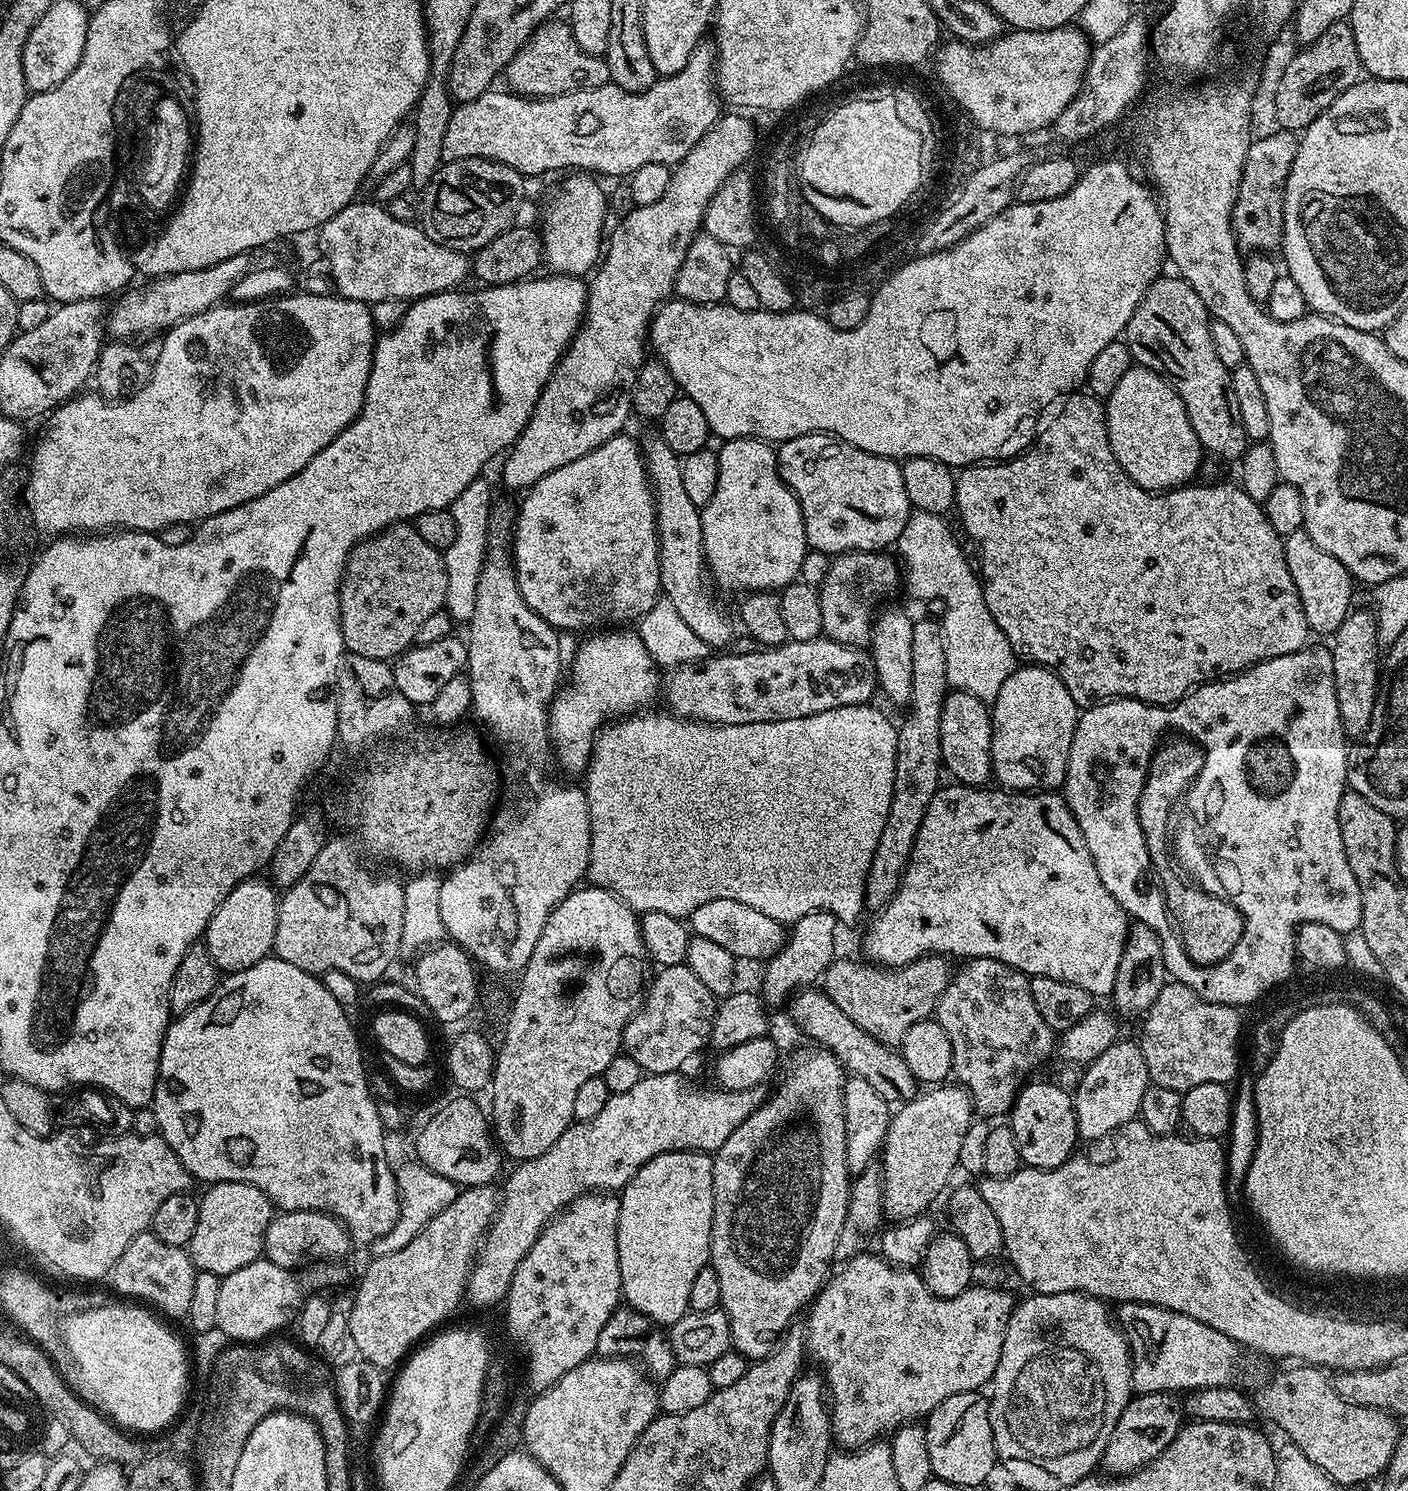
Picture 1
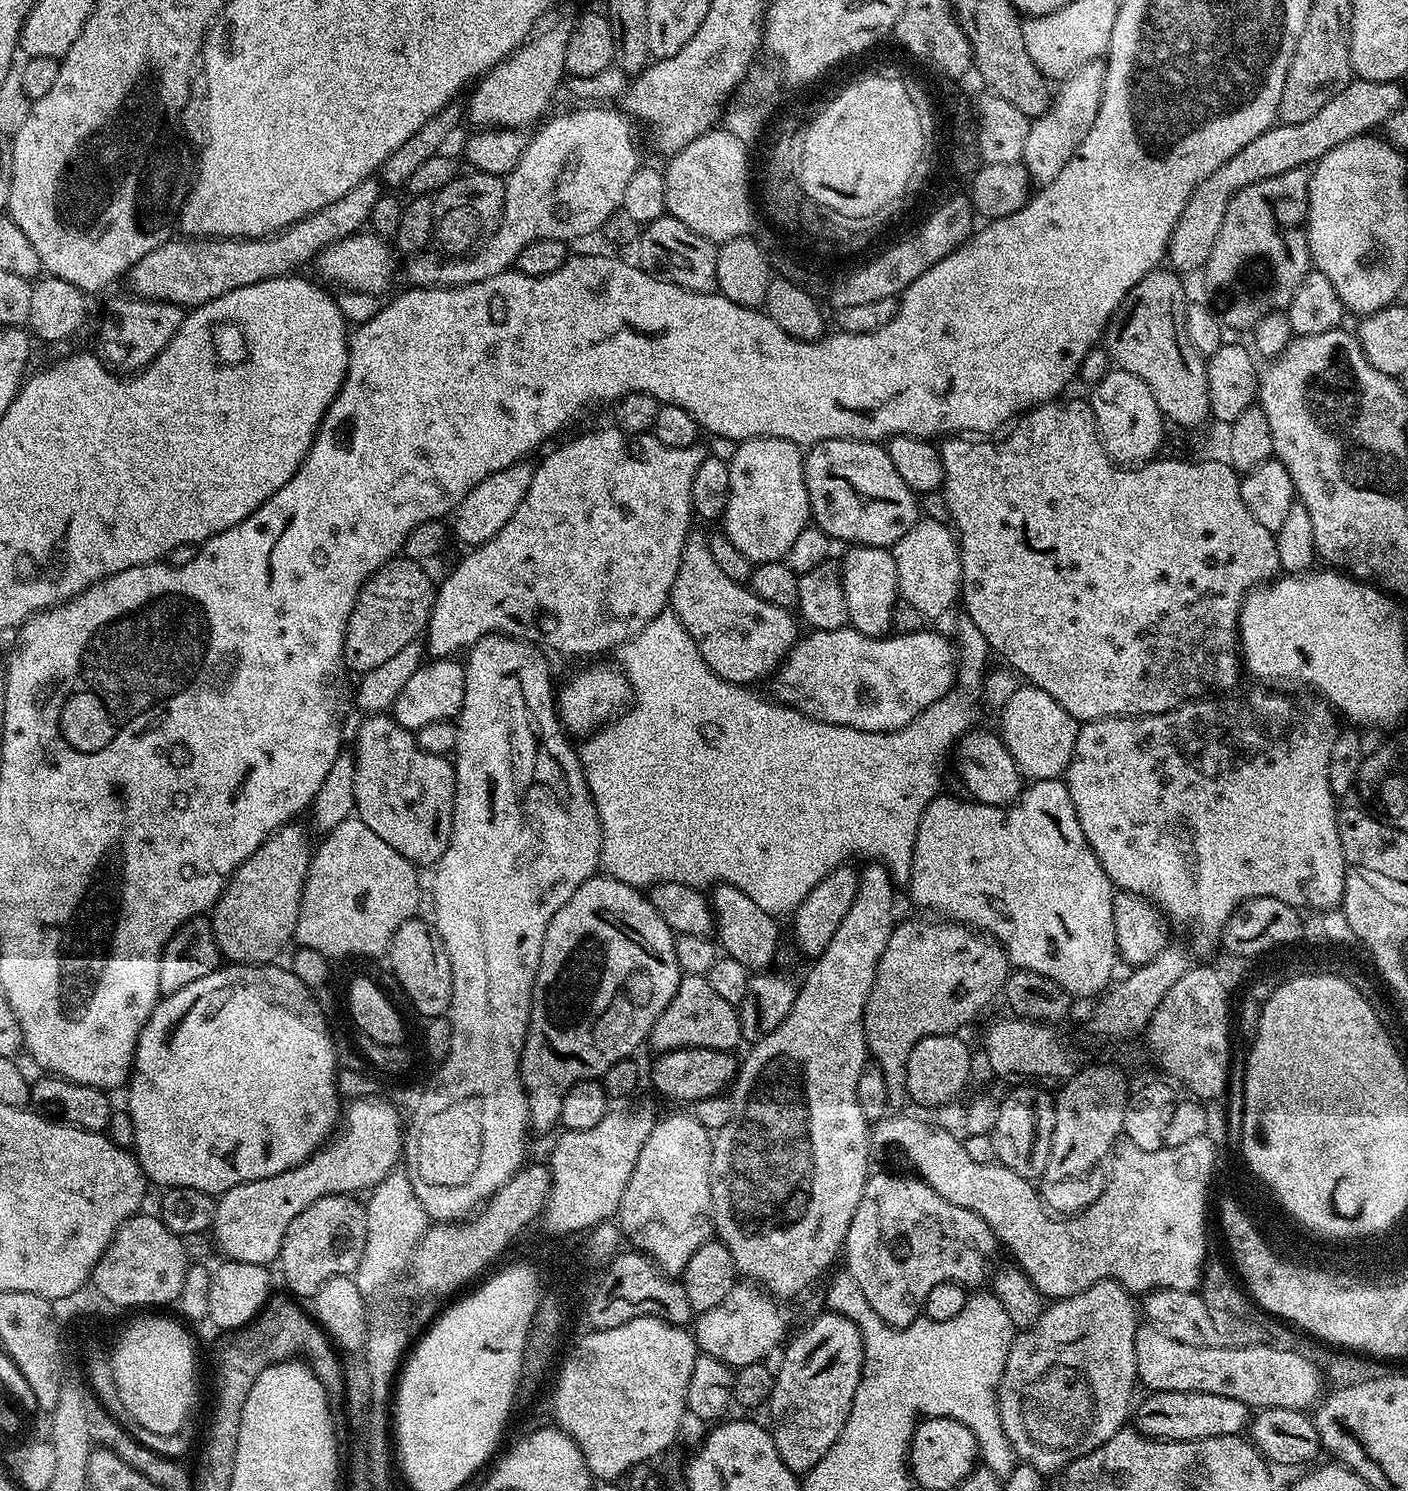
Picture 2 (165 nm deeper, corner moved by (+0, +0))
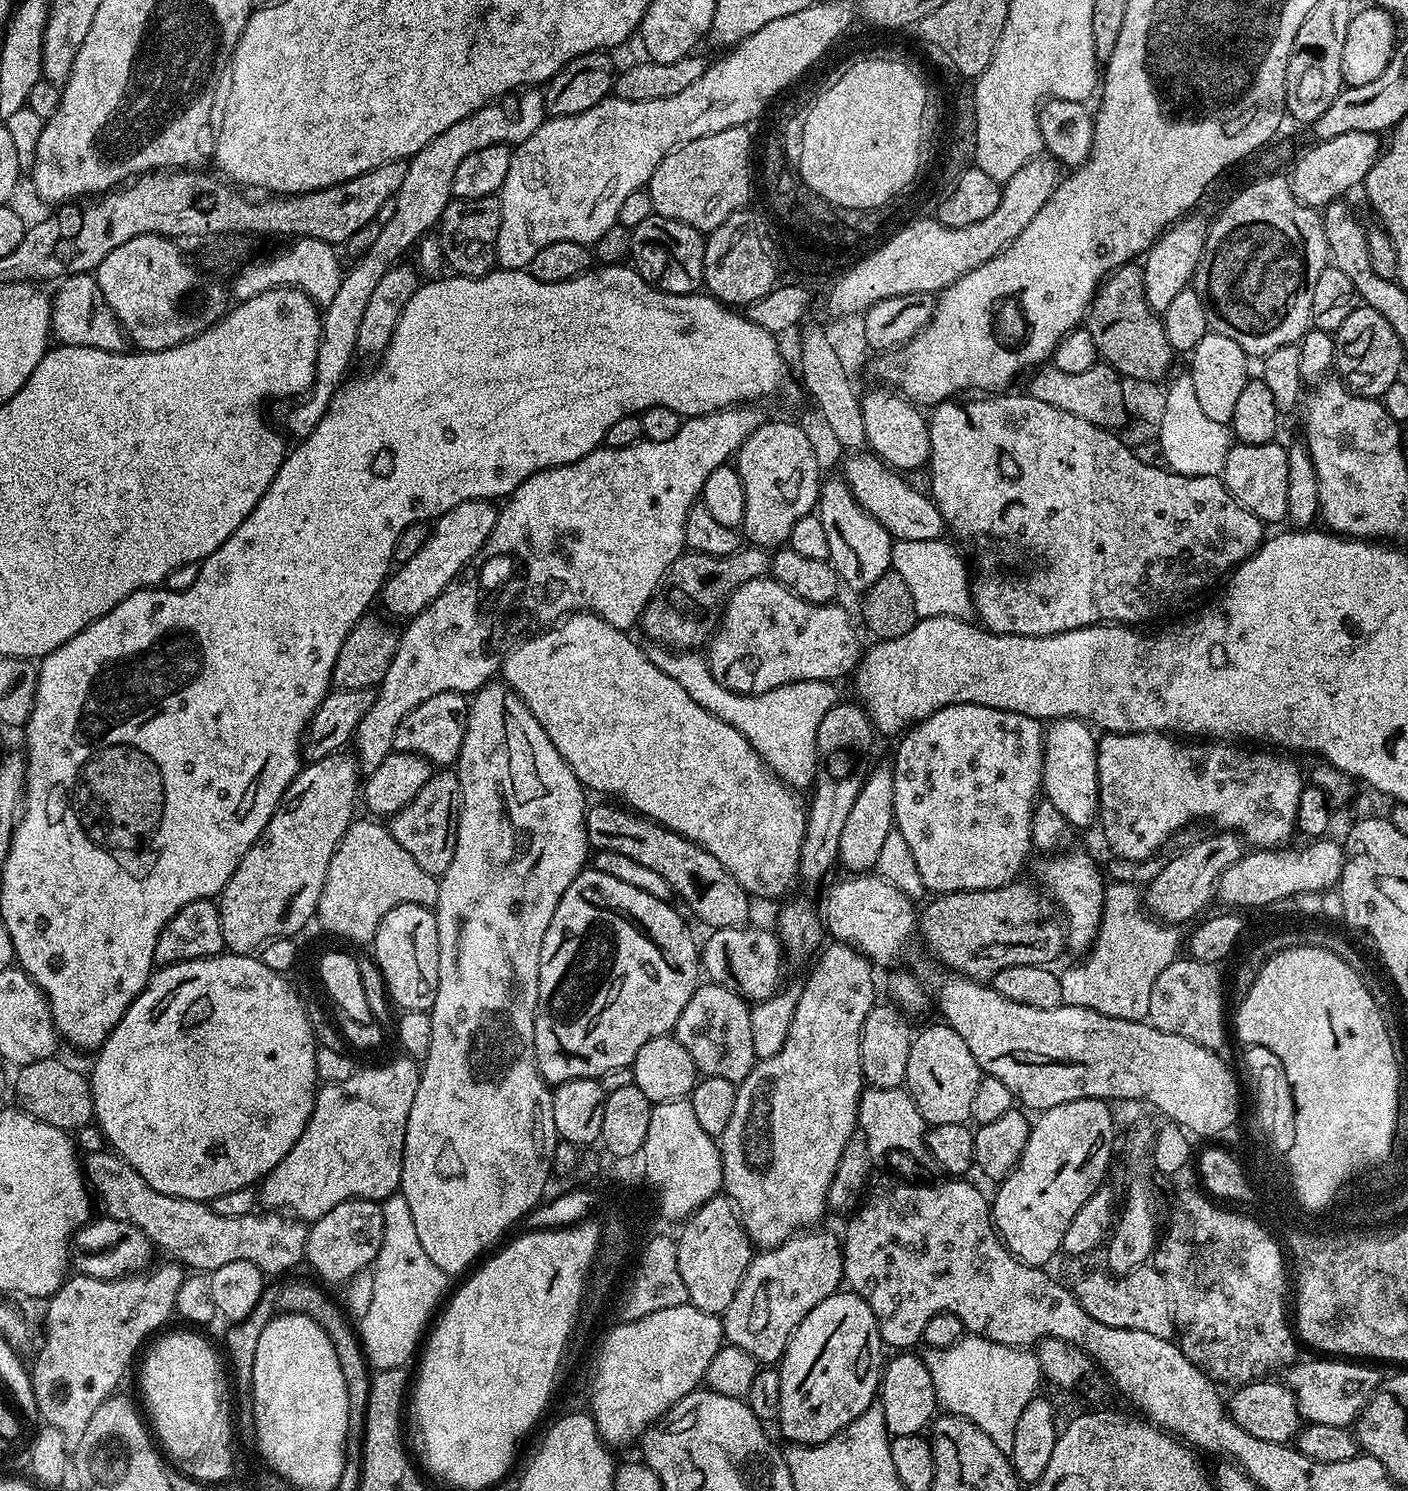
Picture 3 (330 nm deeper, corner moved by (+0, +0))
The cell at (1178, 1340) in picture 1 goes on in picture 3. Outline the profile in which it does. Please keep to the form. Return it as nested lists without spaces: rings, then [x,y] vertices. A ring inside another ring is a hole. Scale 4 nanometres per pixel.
[[[1344,1358],[1316,1359],[1320,1360],[1301,1359],[1293,1363],[1286,1372],[1286,1383],[1300,1407],[1301,1417],[1309,1424],[1343,1428],[1355,1425],[1381,1387],[1382,1376],[1372,1369],[1375,1367],[1364,1362],[1349,1362]]]

